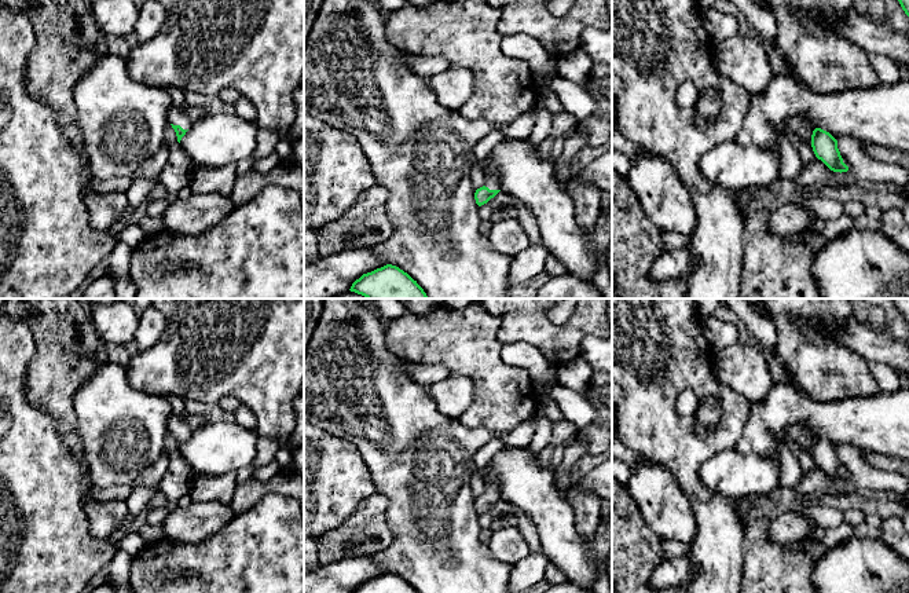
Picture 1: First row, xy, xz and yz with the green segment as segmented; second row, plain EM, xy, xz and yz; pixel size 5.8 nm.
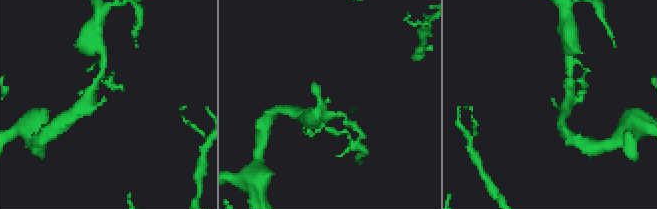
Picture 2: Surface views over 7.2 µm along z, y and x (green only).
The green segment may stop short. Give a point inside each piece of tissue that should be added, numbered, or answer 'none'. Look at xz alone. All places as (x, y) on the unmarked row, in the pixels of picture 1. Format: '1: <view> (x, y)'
1: xz (491, 489)

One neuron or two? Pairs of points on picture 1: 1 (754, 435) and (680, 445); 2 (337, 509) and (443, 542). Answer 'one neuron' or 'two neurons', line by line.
1: two neurons
2: two neurons

